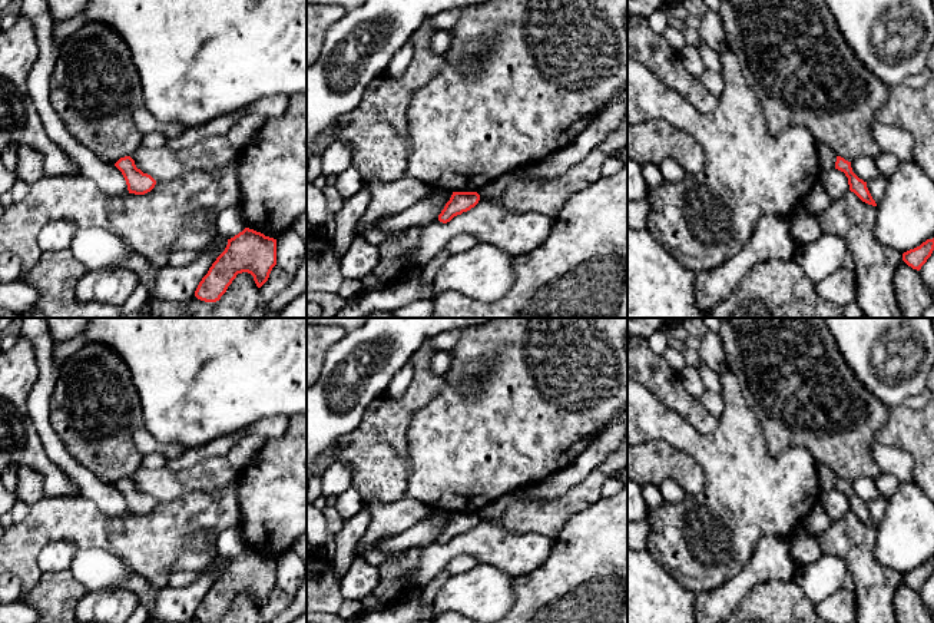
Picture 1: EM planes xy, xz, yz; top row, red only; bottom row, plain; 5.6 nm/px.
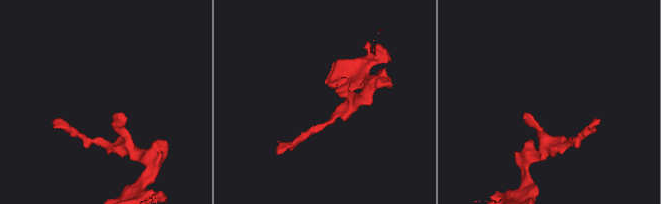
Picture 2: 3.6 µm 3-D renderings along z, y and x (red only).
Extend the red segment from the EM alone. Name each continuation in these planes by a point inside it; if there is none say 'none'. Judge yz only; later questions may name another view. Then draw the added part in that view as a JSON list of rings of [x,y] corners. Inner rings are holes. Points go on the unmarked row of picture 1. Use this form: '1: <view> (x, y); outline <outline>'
none

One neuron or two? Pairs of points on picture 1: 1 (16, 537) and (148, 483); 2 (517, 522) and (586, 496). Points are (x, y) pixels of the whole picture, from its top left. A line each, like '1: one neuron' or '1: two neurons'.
1: two neurons
2: one neuron

